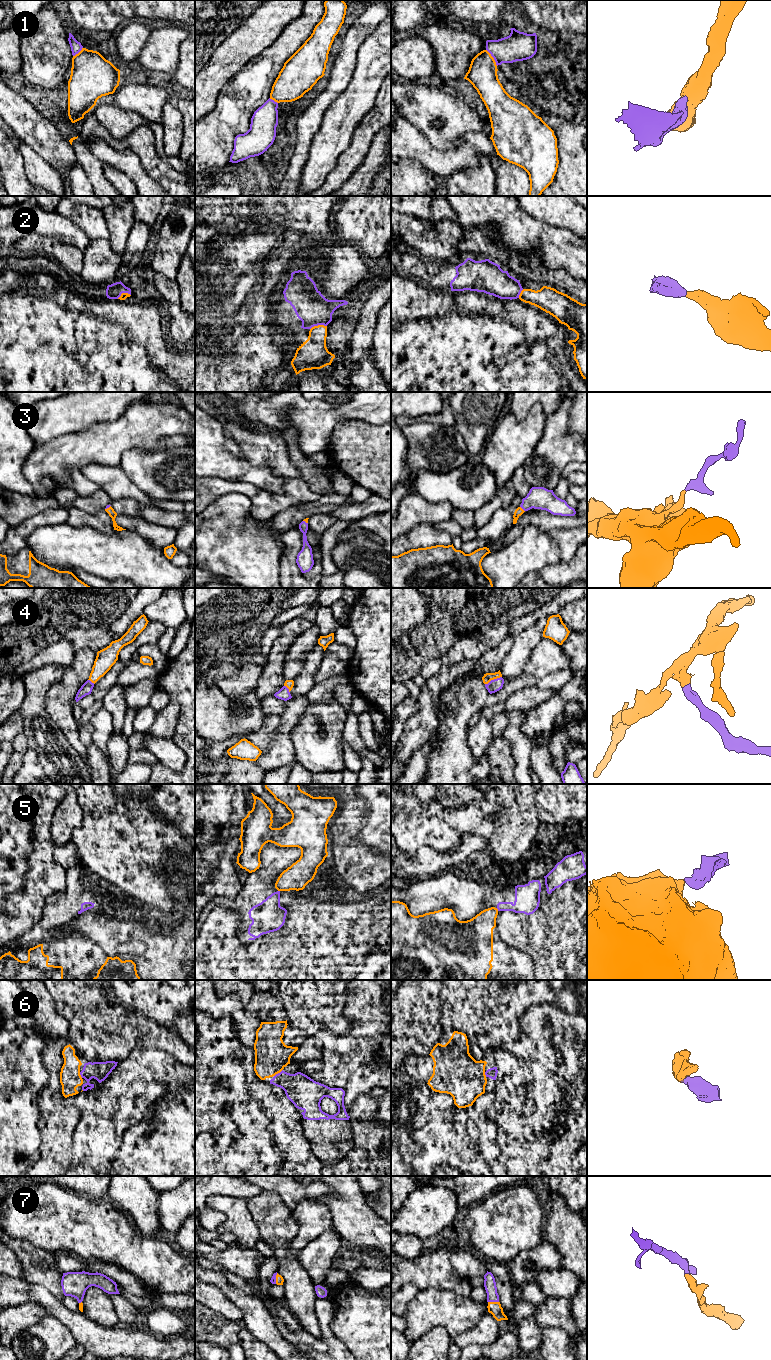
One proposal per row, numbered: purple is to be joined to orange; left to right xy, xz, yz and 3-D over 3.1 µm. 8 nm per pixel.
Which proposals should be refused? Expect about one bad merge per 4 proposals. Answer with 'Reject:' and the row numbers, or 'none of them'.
Reject: 1, 5

